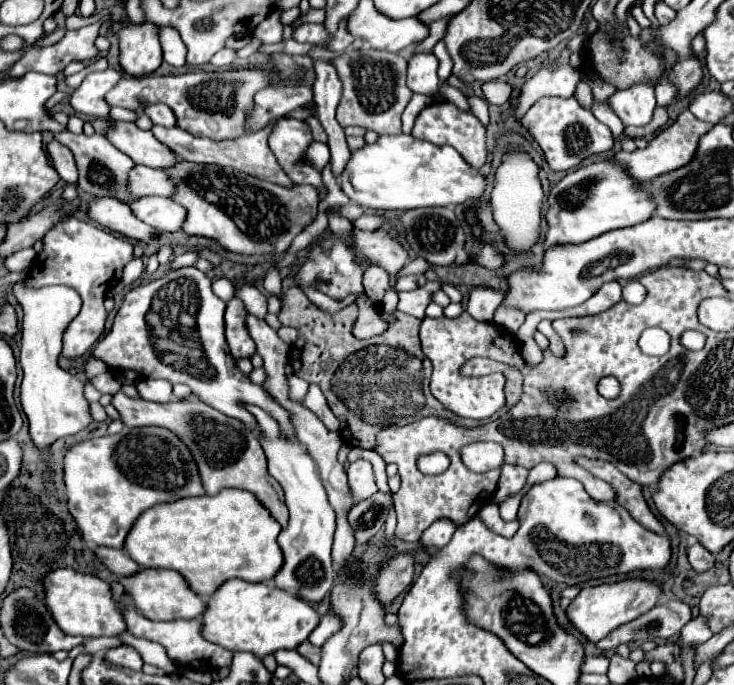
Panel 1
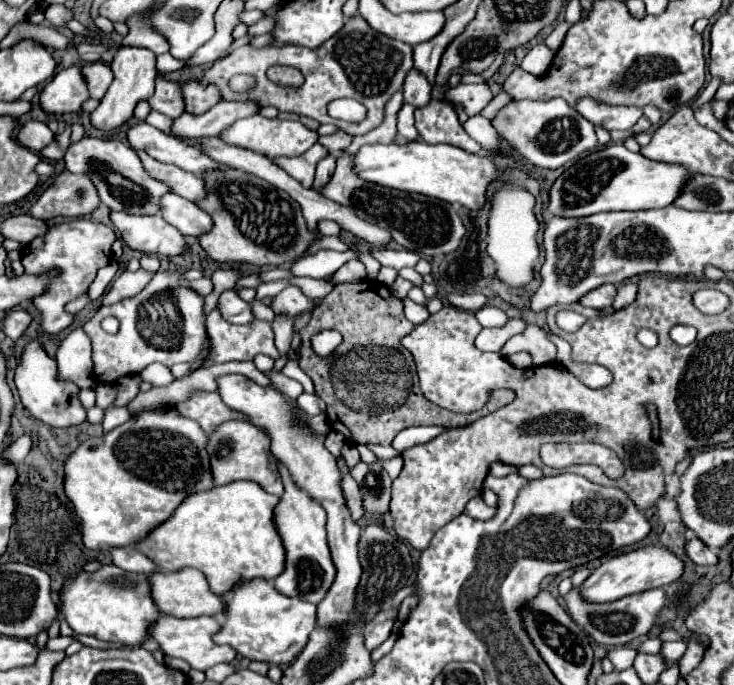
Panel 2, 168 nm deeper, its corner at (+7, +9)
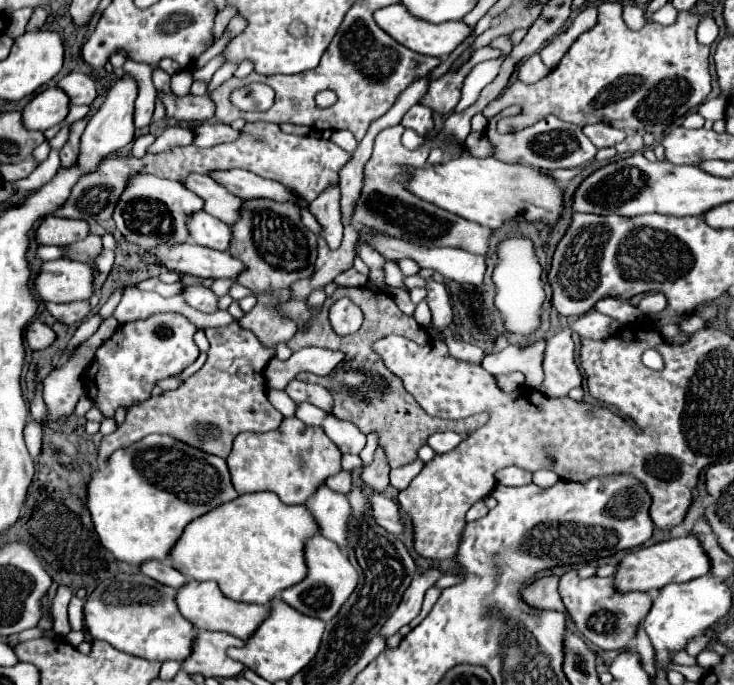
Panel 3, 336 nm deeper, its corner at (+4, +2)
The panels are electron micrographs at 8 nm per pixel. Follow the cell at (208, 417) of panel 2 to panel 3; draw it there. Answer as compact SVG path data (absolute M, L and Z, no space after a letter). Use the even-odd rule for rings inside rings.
M237 321L225 327L205 329L205 335L209 339L207 363L177 391L167 391L165 395L151 397L139 407L131 407L125 423L115 433L103 437L99 445L99 463L107 463L117 449L129 447L151 433L169 435L181 443L225 459L229 457L233 439L239 433L263 433L281 425L283 415L269 403L263 377L263 371L275 351L263 347L259 339L251 331L243 329Z

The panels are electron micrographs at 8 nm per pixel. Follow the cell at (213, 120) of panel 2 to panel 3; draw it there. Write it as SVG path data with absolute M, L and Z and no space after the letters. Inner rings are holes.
M169 127L157 137L157 141L147 149L147 153L163 153L175 147L185 147L191 145L191 139L193 135L189 127Z

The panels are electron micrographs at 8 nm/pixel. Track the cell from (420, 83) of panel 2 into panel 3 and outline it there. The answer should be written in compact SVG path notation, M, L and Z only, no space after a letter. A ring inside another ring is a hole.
M415 105L407 111L407 115L403 115L401 125L405 129L413 129L421 137L427 137L433 133L433 111L423 105Z

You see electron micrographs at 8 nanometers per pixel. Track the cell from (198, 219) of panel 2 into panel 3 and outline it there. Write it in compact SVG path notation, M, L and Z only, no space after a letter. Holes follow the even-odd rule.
M199 211L195 215L191 215L191 223L189 231L191 231L191 241L209 249L217 249L217 251L227 251L229 243L231 243L231 225L211 217L205 211Z

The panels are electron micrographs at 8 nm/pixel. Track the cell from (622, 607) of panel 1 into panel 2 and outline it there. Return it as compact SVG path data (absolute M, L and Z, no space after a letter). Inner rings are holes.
M646 546L640 550L632 550L628 554L620 554L598 566L580 586L580 594L586 602L590 604L606 604L606 602L616 602L624 596L640 594L646 590L662 588L682 576L682 560L676 558L670 550L660 548L660 546Z

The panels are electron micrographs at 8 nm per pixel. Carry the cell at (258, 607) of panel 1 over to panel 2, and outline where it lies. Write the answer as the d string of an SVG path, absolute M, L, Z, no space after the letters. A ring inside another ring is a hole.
M242 580L224 594L224 612L220 618L220 630L212 636L216 644L228 644L248 660L266 660L270 664L282 664L294 660L306 646L310 632L316 628L316 606L298 598L288 598L264 580Z

